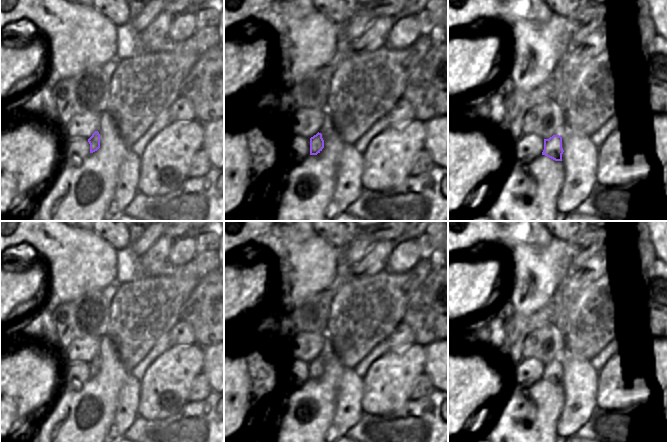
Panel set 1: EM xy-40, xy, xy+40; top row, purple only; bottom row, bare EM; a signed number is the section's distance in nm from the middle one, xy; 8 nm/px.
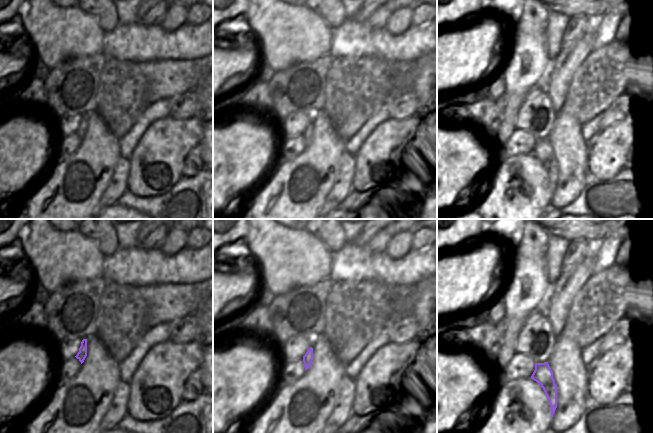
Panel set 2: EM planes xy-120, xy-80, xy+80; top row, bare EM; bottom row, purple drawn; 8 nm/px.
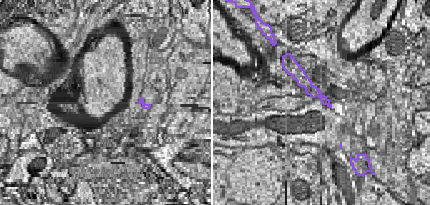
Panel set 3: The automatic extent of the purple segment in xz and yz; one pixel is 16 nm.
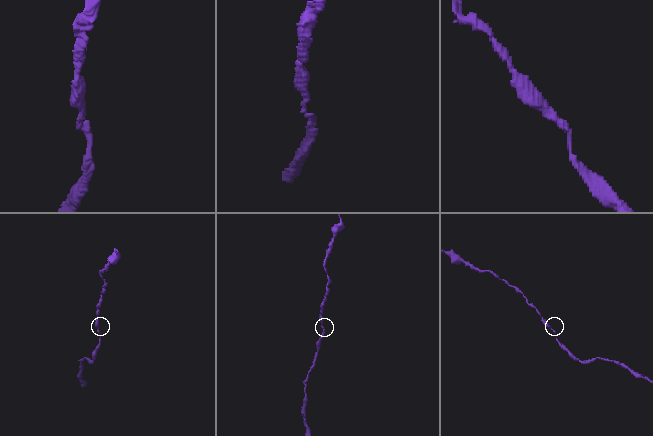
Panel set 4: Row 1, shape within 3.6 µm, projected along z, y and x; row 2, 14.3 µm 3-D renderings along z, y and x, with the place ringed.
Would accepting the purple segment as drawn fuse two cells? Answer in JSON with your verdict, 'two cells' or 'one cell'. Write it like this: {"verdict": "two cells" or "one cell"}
{"verdict": "one cell"}

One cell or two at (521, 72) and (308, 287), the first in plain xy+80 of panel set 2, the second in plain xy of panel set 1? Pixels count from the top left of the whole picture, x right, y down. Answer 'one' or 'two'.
one

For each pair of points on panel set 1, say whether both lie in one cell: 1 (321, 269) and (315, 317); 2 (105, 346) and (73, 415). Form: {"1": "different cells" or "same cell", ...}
{"1": "different cells", "2": "same cell"}

